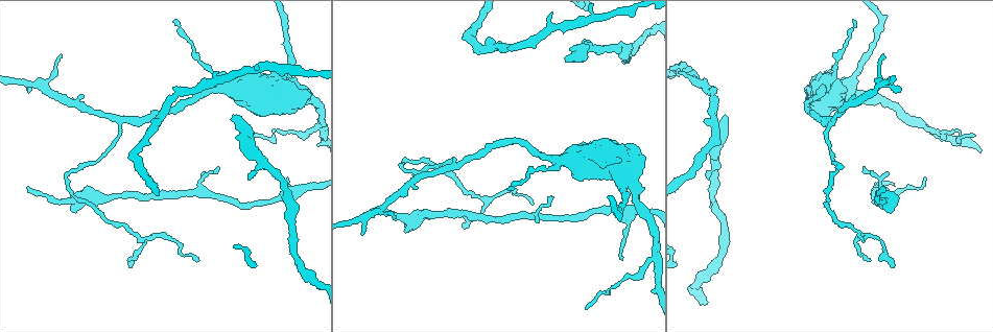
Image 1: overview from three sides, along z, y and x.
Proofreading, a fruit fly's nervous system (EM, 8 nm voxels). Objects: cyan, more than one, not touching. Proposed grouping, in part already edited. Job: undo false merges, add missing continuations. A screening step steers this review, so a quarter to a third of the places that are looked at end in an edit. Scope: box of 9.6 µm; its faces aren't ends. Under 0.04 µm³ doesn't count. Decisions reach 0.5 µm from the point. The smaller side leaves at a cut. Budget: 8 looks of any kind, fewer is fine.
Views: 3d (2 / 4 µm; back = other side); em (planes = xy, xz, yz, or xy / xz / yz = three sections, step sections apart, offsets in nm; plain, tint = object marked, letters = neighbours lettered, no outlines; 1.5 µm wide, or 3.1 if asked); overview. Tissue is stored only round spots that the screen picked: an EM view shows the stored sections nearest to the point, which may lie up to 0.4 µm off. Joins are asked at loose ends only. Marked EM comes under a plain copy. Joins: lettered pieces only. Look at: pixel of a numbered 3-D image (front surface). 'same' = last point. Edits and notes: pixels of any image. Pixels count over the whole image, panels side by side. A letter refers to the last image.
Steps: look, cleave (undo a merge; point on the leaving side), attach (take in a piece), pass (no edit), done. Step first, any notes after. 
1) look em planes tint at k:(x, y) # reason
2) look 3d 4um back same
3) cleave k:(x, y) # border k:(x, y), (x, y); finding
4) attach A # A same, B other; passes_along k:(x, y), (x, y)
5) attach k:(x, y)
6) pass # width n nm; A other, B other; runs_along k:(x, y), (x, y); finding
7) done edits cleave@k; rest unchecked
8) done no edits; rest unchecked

look em planes letters at 1:(233, 115) # an open end

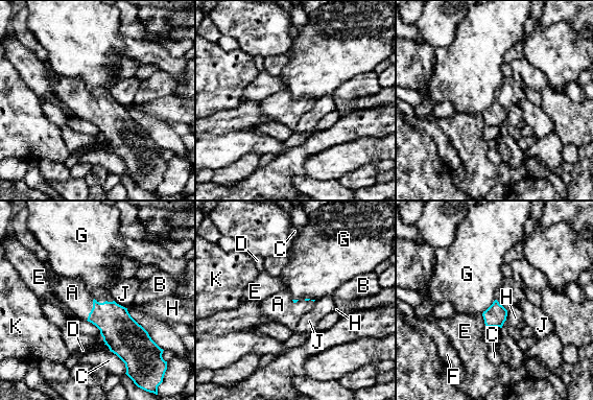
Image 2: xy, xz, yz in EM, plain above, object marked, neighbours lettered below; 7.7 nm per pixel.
attach A # longest_contact B 340 nm; A same, B other, C other, D other, E other, F other, G other, H other, J other, K other; passes_along 2:(117, 327), (92, 309), (72, 292); the cell continues

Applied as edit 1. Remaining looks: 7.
look overview # redraw

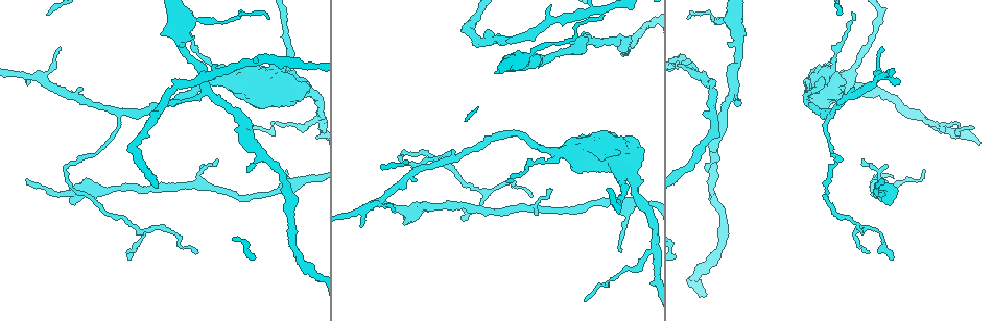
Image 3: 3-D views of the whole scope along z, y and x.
look 3d 2um at 3:(884, 182) # long arm stops here

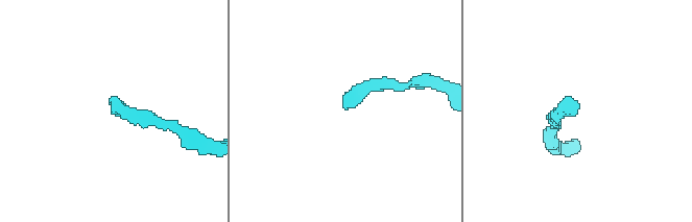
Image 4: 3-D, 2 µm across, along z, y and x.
look em planes letters at 4:(347, 109) # shape alone is not enough

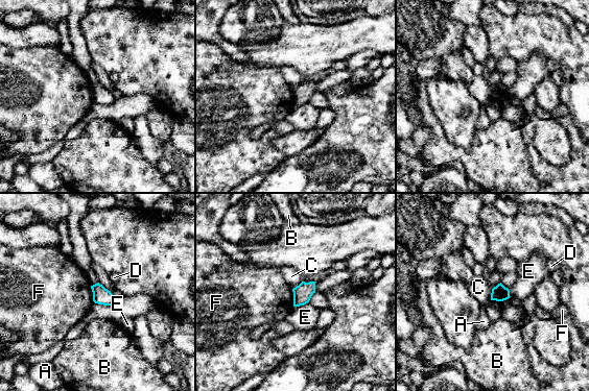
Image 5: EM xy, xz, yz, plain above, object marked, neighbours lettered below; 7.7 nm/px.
pass # A other, B other, C other, D other, E other, F other; border 5:(307, 302), (293, 307); none of them fits

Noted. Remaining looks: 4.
look 3d 2um back at 3:(851, 13) # tapers out

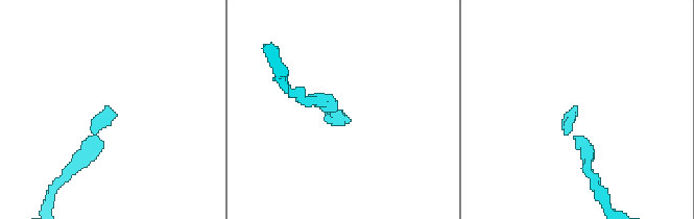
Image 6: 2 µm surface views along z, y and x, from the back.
look em planes letters at 6:(339, 111)

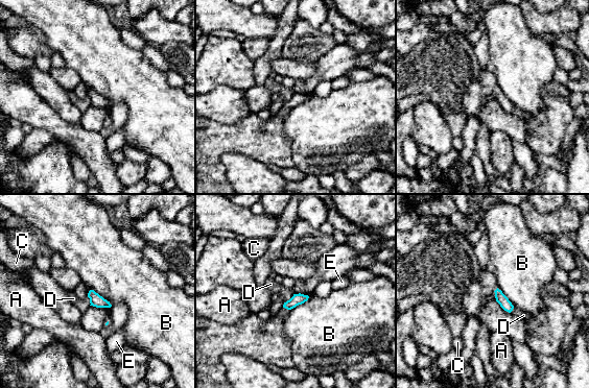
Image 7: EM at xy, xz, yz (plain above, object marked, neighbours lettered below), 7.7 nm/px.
pass # A other, B other, C other, D other, E other; border 7:(90, 289), (93, 289), (112, 305); no lettered piece goes on from it

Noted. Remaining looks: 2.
done edits attach@2; rest unchecked

